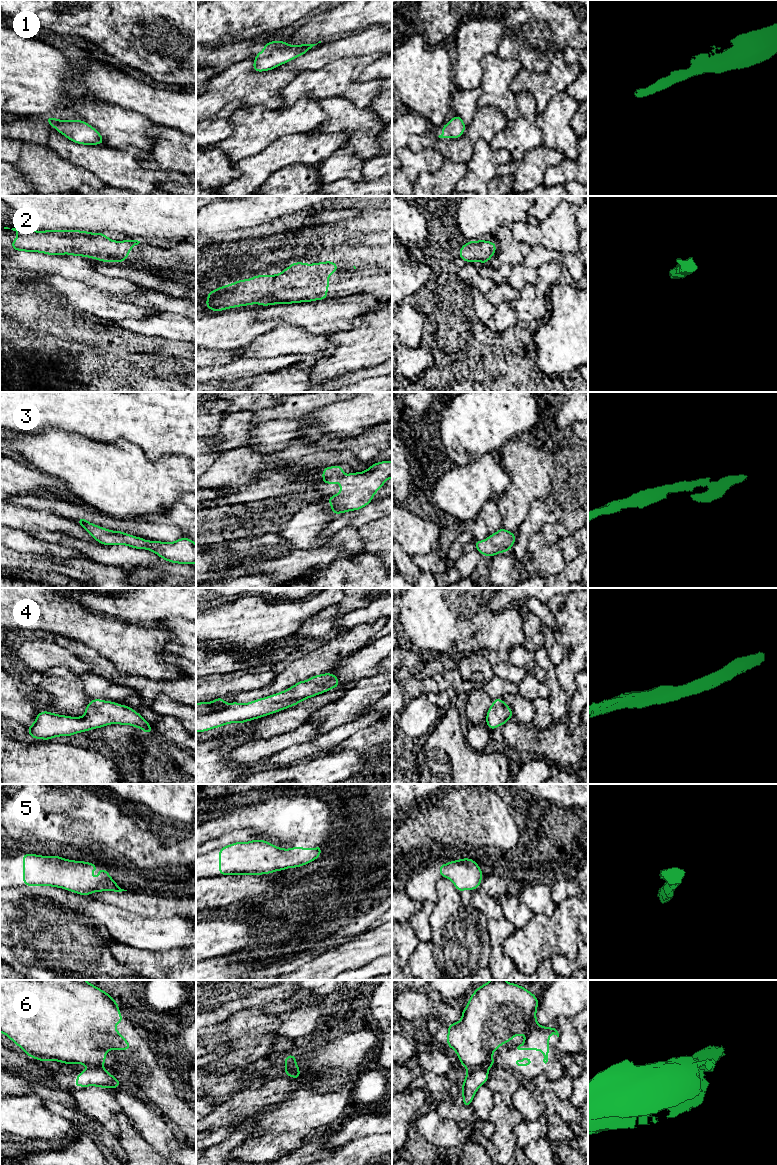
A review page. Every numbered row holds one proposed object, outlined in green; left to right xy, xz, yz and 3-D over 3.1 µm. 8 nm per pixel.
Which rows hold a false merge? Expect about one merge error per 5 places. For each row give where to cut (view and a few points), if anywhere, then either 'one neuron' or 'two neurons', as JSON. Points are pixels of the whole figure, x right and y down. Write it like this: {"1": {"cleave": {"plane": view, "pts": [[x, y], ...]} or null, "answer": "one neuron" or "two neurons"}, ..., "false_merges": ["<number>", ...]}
{"1": {"cleave": null, "answer": "one neuron"}, "2": {"cleave": null, "answer": "one neuron"}, "3": {"cleave": null, "answer": "one neuron"}, "4": {"cleave": null, "answer": "one neuron"}, "5": {"cleave": null, "answer": "one neuron"}, "6": {"cleave": {"plane": "yz", "pts": [[487, 1069], [470, 1069], [468, 1071]]}, "answer": "two neurons"}, "false_merges": ["6"]}

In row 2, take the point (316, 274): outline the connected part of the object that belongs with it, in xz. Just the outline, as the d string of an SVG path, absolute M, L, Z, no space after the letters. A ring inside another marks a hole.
M332 261L292 263L277 275L257 275L208 292L205 307L223 311L238 306L291 304L328 299L326 280L339 266Z

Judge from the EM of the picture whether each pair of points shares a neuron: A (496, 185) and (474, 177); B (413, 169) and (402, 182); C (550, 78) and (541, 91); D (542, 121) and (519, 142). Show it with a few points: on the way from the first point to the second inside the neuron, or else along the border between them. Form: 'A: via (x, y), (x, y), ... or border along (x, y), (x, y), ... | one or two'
A: border along (496, 176), (487, 185) | two
B: border along (402, 169), (412, 183) | two
C: via (550, 81), (543, 88) | one
D: border along (537, 115), (536, 126), (541, 133), (542, 143) | two

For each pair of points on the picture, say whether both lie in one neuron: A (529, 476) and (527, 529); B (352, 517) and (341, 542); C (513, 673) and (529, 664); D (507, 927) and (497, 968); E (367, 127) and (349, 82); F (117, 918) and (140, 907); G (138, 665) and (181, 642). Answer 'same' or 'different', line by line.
A: different
B: different
C: different
D: same
E: different
F: different
G: different

